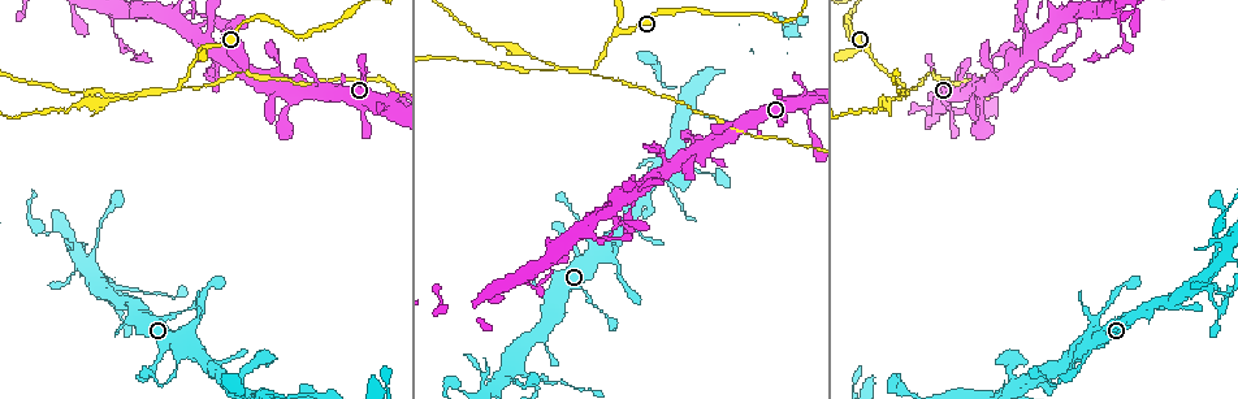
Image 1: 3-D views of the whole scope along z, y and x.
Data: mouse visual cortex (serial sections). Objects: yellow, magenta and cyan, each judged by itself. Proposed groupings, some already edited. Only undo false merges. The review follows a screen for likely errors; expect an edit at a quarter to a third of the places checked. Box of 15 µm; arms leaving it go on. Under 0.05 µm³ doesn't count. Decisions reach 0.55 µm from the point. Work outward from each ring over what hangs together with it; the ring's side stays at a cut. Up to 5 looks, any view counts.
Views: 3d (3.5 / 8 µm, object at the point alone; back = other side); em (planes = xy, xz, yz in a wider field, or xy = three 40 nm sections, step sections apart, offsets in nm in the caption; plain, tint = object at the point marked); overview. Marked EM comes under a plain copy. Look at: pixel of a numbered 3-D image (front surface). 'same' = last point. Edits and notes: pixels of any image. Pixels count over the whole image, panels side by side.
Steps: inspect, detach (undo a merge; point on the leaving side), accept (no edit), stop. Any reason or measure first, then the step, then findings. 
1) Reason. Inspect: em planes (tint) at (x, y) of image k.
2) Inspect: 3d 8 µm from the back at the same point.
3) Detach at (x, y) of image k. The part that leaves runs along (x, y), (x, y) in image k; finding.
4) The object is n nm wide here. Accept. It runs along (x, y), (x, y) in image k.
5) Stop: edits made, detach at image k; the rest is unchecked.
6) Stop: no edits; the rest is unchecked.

Abrupt turn. Inspect: em xy step 3 (tint) at (1038, 381) of image 1.

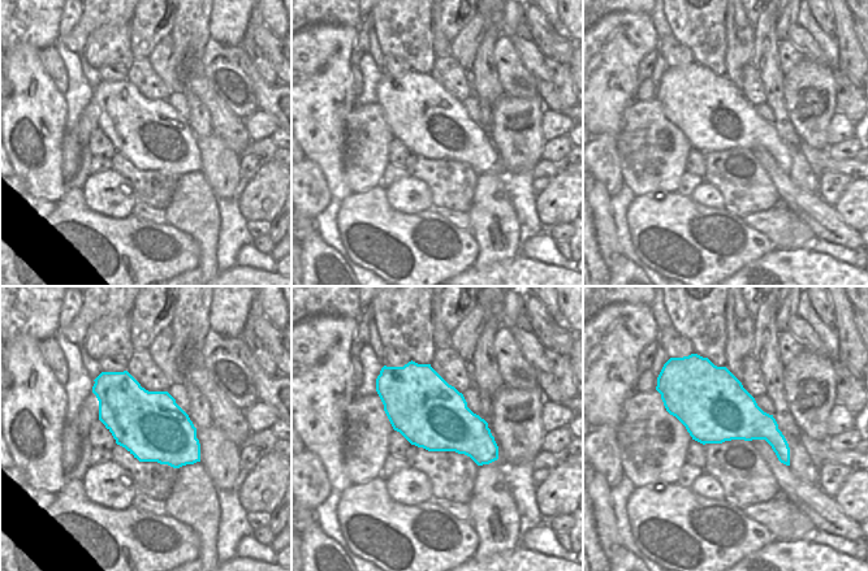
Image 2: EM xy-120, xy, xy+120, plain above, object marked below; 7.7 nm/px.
Inspect: 3d 3.5 µm at the same point.

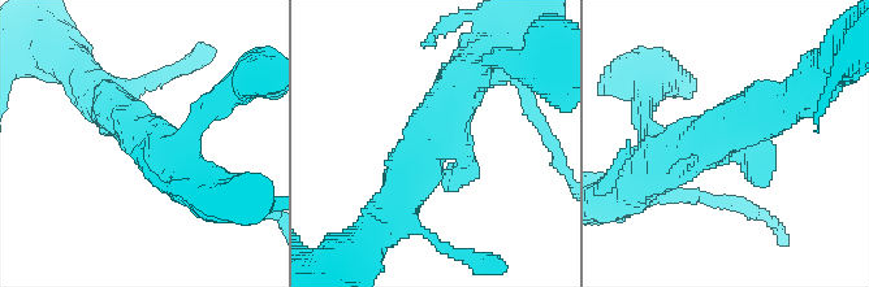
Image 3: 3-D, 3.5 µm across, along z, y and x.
Accept. It runs along (120, 118), (172, 142), (160, 186) in image 3; continuous, no second cell.

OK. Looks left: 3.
Four arms meet. Inspect: 3d 3.5 µm from the back at (589, 234) of image 1.

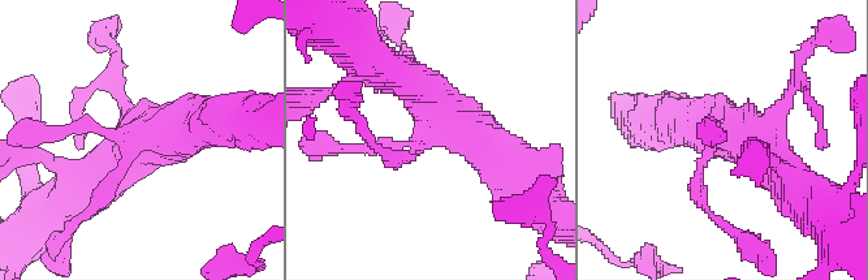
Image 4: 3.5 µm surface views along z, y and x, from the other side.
Inspect: em xy step 5 (tint) at (728, 134) of image 4.

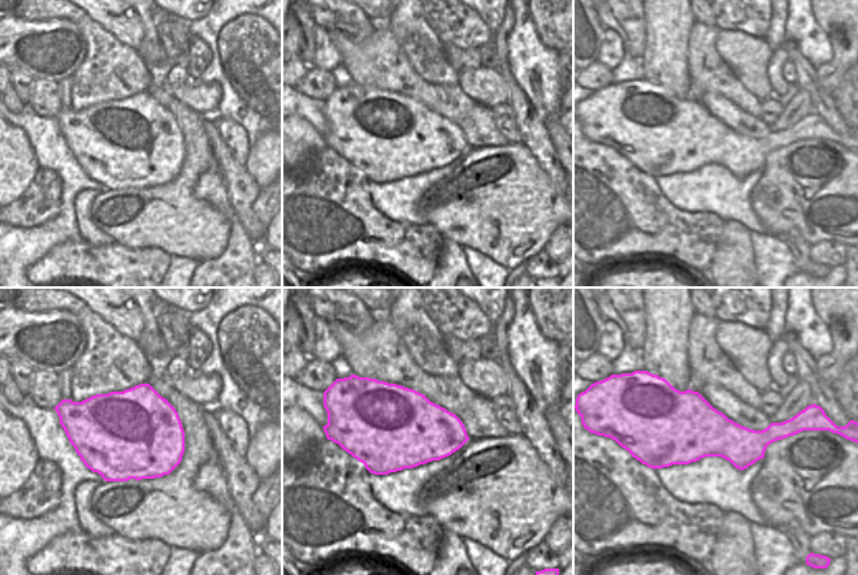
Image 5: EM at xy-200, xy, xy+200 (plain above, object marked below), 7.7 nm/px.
Accept. It runs along (385, 65), (513, 172) in image 4; one cell here.

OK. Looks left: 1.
Stop: no edits; the rest is unchecked.

